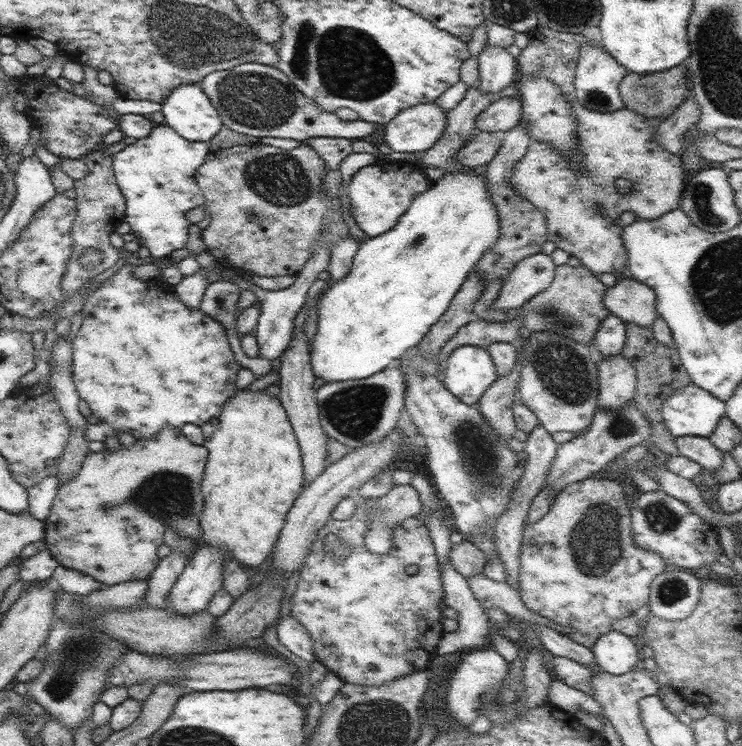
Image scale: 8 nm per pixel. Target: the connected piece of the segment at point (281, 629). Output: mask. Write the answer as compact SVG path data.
M291 615L276 623L278 641L298 657L312 662L317 660L314 655L314 644L306 627Z

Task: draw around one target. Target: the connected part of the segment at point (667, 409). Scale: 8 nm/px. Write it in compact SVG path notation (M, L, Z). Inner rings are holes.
M696 384L676 389L662 405L662 416L675 437L709 437L724 417L726 402Z

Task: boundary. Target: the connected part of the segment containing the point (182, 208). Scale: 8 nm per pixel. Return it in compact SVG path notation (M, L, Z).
M162 123L156 126L147 138L140 138L135 144L130 144L111 156L116 181L126 200L124 221L130 224L130 238L137 239L139 245L148 248L154 258L166 258L168 253L174 250L187 248L190 221L186 219L186 213L204 204L196 174L205 162L210 147L209 141L191 142L182 138L170 126Z

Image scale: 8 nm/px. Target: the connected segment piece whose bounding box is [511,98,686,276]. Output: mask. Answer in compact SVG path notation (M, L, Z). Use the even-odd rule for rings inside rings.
M575 98L571 99L571 104L573 114L577 118L578 149L583 155L579 157L581 162L568 163L542 141L532 141L525 156L514 168L512 187L544 214L549 231L548 239L556 243L558 249L579 258L581 264L596 275L610 272L621 276L622 269L628 266L628 250L623 246L621 238L623 228L616 225L614 220L627 210L634 212L638 219L648 220L679 208L686 177L683 176L679 156L656 145L653 138L656 127L648 125L648 117L635 114L626 108L612 113L595 112L584 108ZM619 179L625 179L632 184L630 193L620 193L616 187L616 181Z

